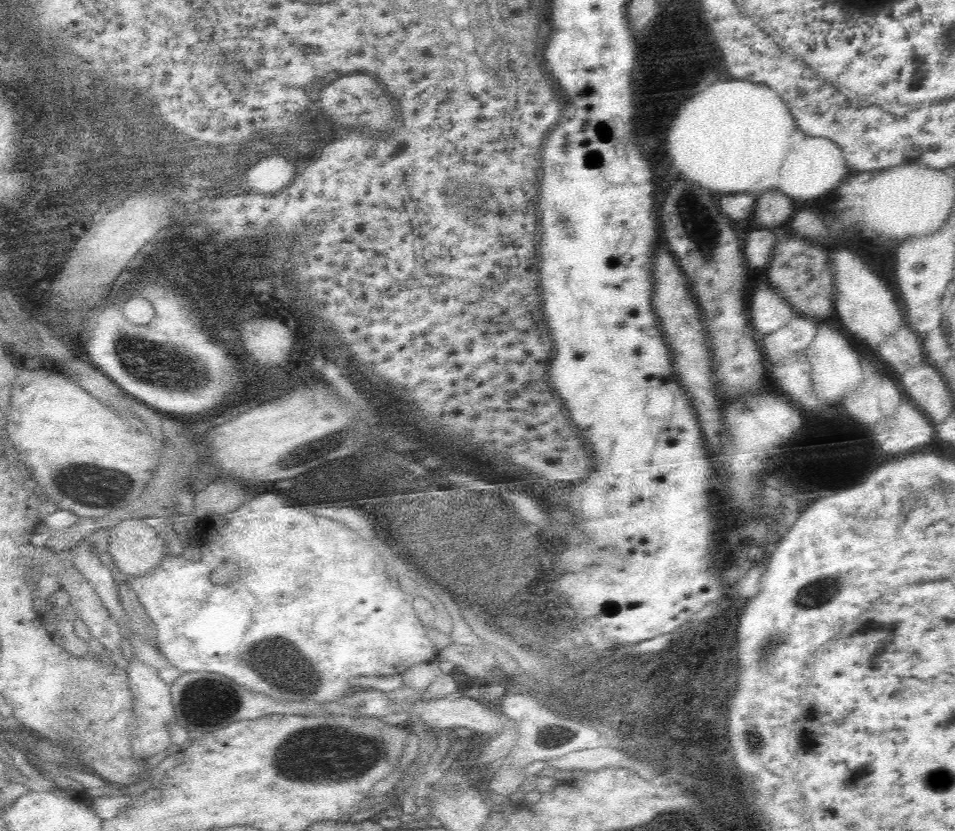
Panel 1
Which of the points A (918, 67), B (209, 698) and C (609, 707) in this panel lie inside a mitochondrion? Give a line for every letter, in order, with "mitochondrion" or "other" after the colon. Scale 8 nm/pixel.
A: mitochondrion
B: mitochondrion
C: mitochondrion

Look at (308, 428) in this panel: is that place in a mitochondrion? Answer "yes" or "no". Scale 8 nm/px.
yes

